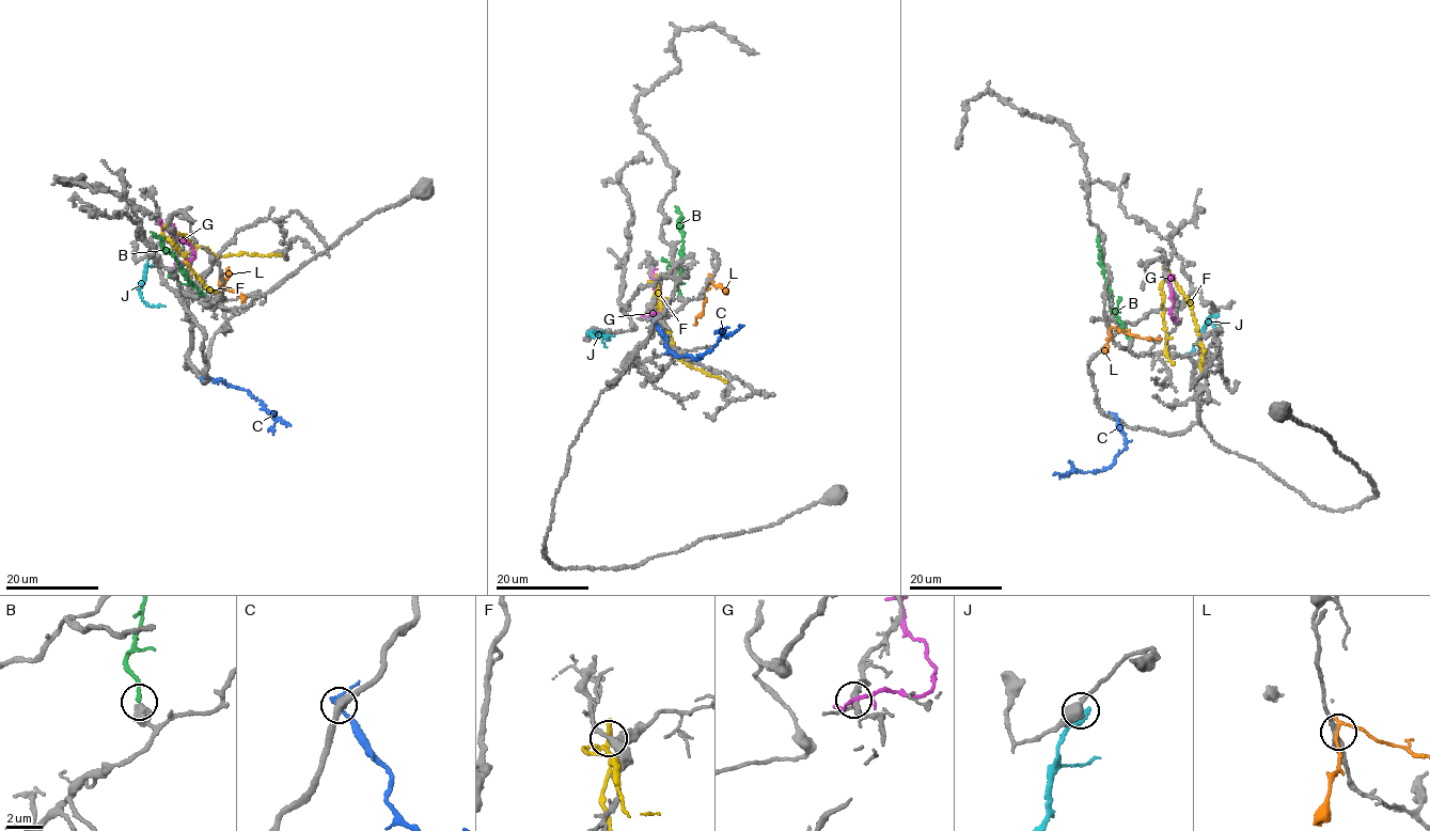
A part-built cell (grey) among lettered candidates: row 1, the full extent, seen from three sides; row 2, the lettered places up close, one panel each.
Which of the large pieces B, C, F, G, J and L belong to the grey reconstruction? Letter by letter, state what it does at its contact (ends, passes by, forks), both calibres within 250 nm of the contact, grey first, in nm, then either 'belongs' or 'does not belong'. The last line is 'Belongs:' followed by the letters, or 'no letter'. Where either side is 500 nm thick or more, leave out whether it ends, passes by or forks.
B: it ends there; 480 nm thick on the grey side, 190 nm on the other; belongs
C: it passes by; 400 nm thick on the grey side, 200 nm on the other; does not belong
F: it passes by; 280 nm thick on the grey side, 280 nm on the other; does not belong
G: it passes by; 260 nm thick on the grey side, 170 nm on the other; does not belong
J: it ends there; 140 nm thick on the grey side, 460 nm on the other; does not belong
L: it passes by; 300 nm thick on the grey side, 190 nm on the other; does not belong
Belongs: B

